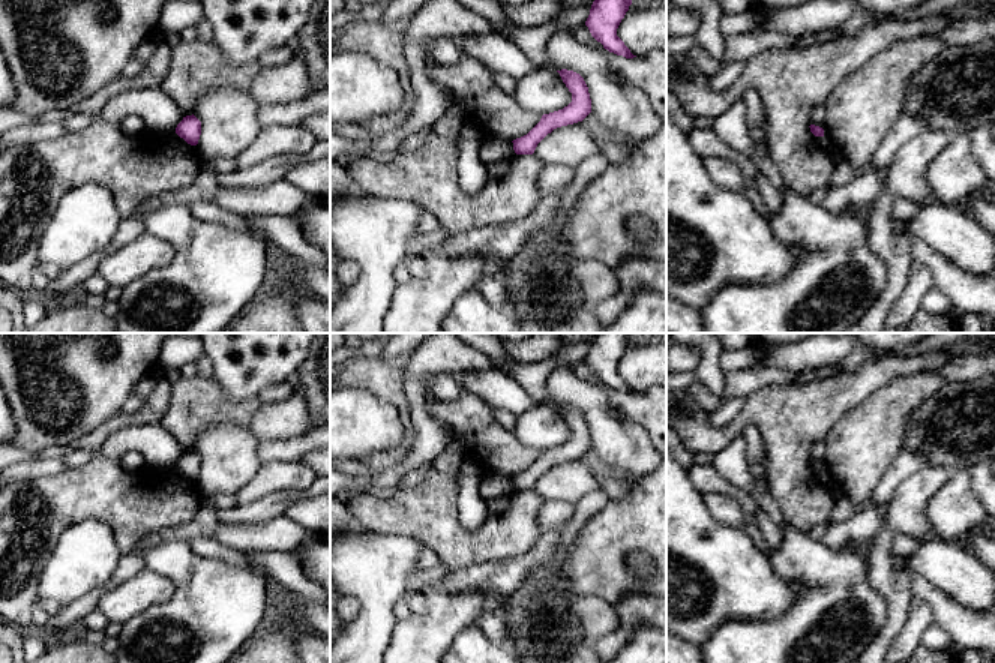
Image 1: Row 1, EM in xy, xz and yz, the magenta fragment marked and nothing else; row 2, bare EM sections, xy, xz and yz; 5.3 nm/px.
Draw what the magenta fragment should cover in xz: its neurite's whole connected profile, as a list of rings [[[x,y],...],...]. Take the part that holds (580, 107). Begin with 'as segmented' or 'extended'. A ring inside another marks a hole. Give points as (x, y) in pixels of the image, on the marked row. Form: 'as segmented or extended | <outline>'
as segmented | [[[567,69],[557,72],[572,93],[572,102],[563,110],[543,114],[540,122],[527,135],[513,140],[516,154],[533,154],[537,144],[554,129],[582,122],[591,112],[591,99],[584,78]]]

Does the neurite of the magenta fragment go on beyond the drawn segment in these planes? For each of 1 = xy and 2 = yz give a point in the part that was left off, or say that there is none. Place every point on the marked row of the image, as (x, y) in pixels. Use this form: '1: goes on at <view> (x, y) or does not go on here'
1: does not go on here
2: does not go on here

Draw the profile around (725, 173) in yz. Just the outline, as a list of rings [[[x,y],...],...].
[[[710,156],[704,158],[704,165],[707,168],[708,176],[716,184],[732,192],[743,194],[743,174],[734,160],[723,159],[719,156]]]

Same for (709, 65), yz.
[[[695,45],[687,54],[693,64],[708,78],[714,76],[723,66],[714,56],[699,45]]]

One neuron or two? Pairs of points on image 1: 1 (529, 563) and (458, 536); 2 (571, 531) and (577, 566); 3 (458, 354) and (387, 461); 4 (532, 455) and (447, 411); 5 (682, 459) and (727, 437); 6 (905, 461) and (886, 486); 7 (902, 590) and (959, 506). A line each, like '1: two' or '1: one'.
1: two
2: two
3: two
4: one
5: two
6: one
7: two

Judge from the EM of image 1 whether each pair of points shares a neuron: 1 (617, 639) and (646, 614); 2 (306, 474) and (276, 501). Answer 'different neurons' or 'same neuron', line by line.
1: same neuron
2: different neurons

